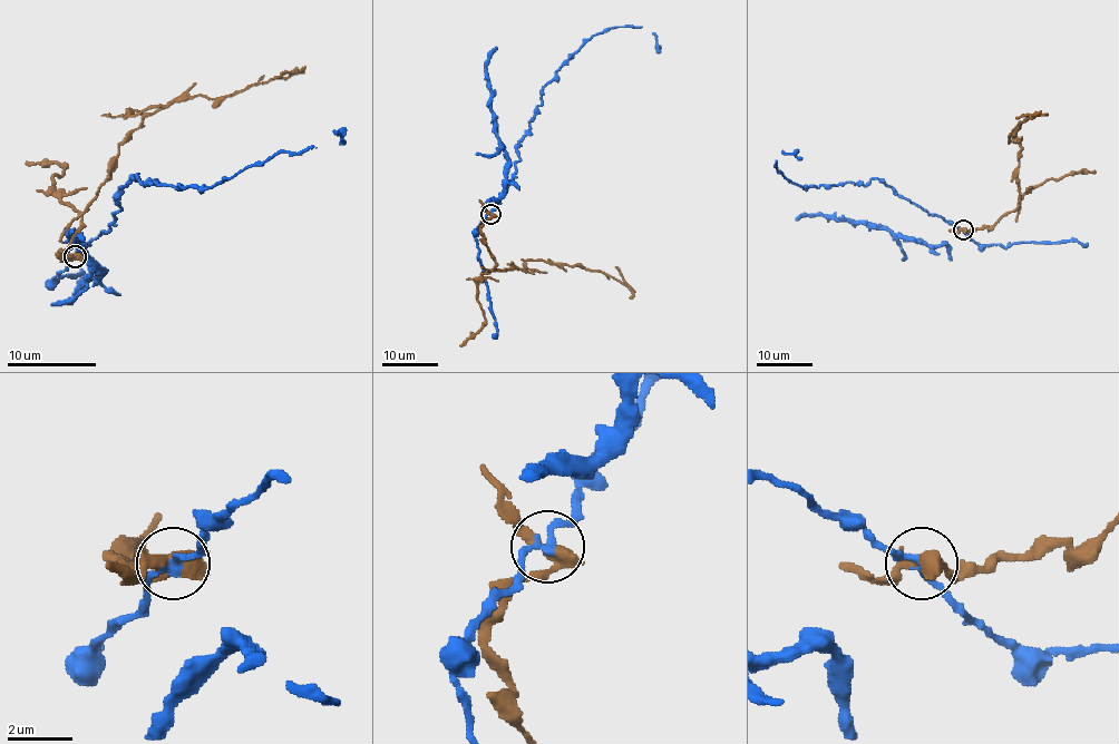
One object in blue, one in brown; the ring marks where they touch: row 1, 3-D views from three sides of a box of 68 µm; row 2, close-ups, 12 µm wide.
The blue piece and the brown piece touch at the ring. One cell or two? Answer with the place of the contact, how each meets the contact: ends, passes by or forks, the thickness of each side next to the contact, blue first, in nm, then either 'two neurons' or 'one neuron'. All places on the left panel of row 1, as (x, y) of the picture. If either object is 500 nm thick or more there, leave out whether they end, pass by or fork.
(75, 256) | blue passes by | brown forks | 200/360 nm | two neurons

